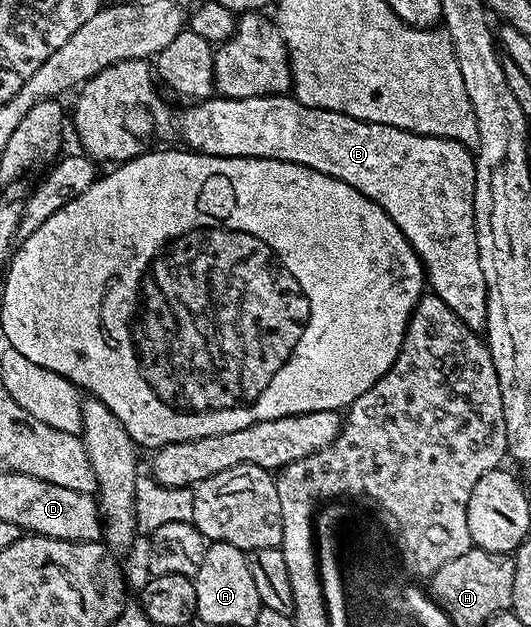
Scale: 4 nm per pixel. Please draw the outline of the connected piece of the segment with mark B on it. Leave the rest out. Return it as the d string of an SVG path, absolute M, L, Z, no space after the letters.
M213 95L209 97L207 101L198 101L189 104L187 108L188 110L184 113L185 143L183 142L183 144L187 146L189 150L198 153L208 153L211 157L265 157L266 159L274 159L275 161L298 163L302 167L310 167L322 175L330 175L334 179L338 179L342 183L354 187L354 191L366 195L366 199L378 203L378 207L382 207L382 211L386 211L386 215L390 215L390 219L394 219L398 231L402 231L402 235L406 235L410 247L420 256L420 262L424 265L426 281L430 286L431 292L439 295L442 299L442 303L446 303L446 307L450 307L450 311L454 311L454 315L458 315L458 319L462 319L462 323L466 323L466 327L480 331L487 326L488 288L486 287L486 279L482 275L482 263L478 263L478 243L476 242L476 224L474 223L476 159L473 150L469 148L469 146L458 143L457 141L451 141L445 137L418 135L417 133L411 133L410 131L399 129L398 127L390 127L382 123L354 119L350 115L339 113L338 111L303 105L302 102L296 100L295 96L292 95L247 97L246 99L230 99L229 97Z

